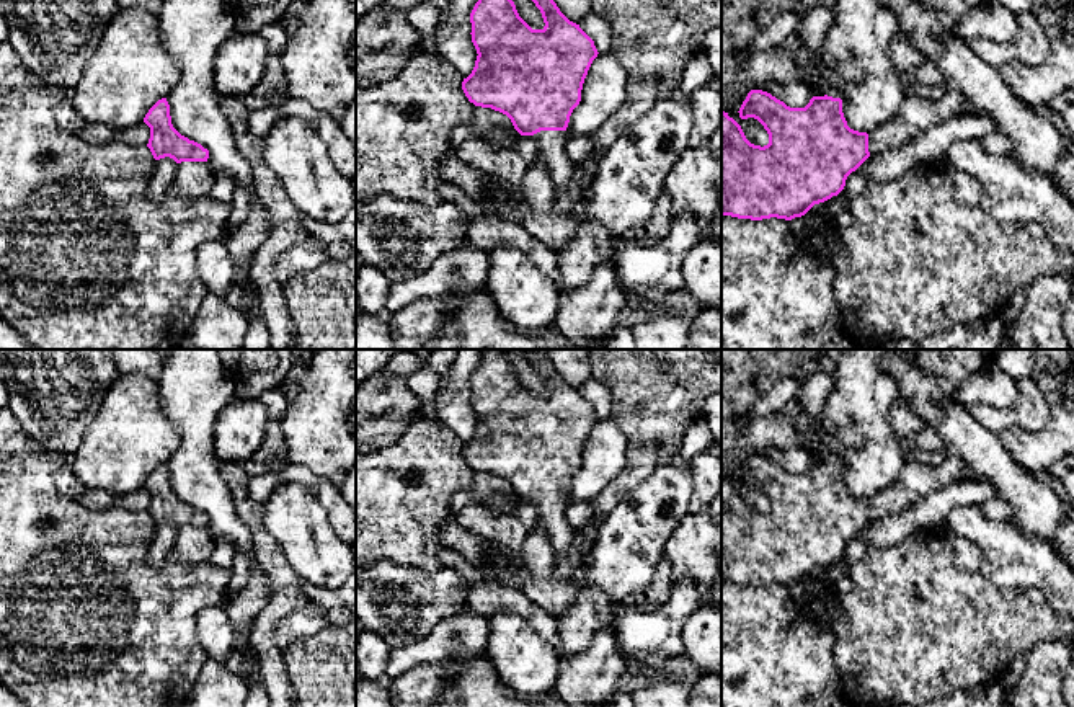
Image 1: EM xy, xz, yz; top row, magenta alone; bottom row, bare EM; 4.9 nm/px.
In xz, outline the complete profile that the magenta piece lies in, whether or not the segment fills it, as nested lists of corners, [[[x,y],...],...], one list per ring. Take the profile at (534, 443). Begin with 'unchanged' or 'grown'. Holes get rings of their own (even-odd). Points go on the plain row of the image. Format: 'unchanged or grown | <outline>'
grown | [[[483,349],[482,361],[470,379],[472,408],[477,415],[477,426],[472,439],[464,444],[462,456],[470,469],[482,474],[491,474],[506,480],[521,501],[532,501],[539,511],[537,524],[548,534],[555,555],[565,557],[576,531],[566,521],[566,498],[570,482],[581,467],[581,456],[592,426],[597,423],[594,407],[570,387],[553,367],[548,349],[522,349],[529,364],[540,376],[545,392],[532,395],[517,379],[514,367],[506,358],[506,349]]]

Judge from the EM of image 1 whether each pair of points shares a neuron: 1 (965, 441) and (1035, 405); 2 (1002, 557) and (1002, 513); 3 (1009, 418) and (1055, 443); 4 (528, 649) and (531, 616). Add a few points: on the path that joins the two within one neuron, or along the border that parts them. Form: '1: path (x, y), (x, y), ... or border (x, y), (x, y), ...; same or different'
1: border (965, 407), (999, 435); different
2: border (978, 505), (991, 520), (1009, 520); different
3: border (1043, 394), (1042, 428), (1001, 435); different
4: border (492, 614), (519, 614), (557, 650); different

